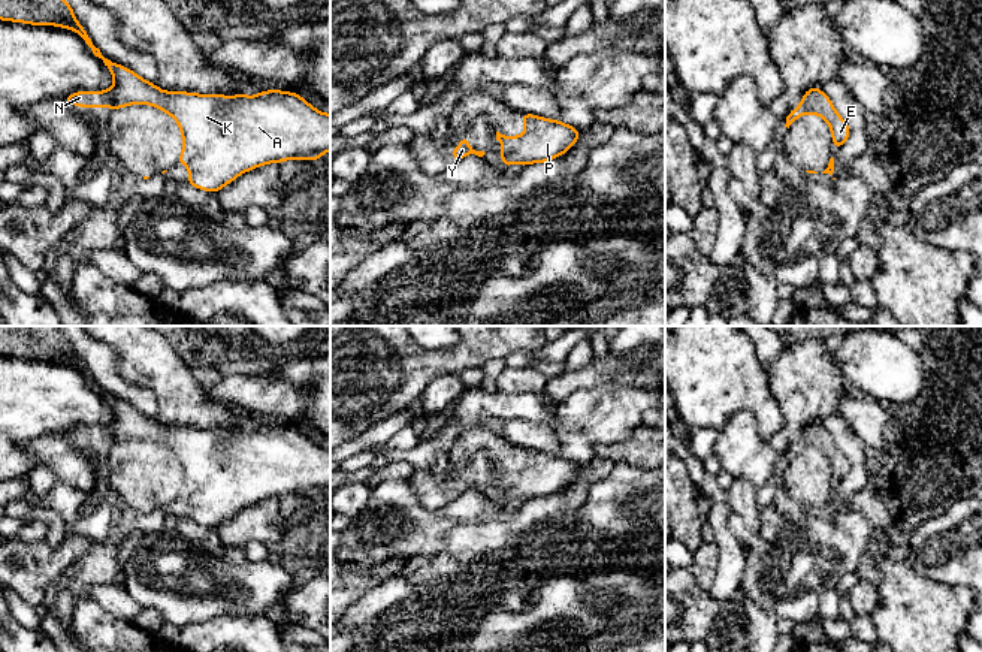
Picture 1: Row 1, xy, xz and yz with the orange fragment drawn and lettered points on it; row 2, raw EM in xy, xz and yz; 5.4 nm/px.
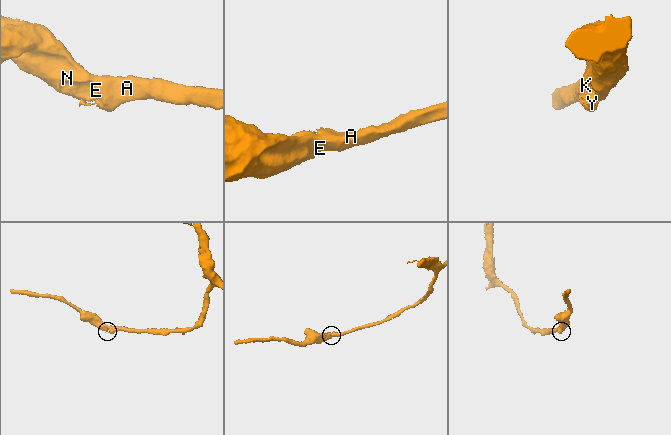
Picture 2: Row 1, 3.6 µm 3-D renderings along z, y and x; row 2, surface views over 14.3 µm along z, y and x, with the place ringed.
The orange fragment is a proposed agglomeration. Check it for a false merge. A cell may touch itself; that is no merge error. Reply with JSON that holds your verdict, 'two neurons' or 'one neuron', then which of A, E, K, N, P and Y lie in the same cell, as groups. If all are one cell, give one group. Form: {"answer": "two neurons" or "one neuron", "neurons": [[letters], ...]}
{"answer": "one neuron", "neurons": [["A", "E", "K", "N", "P", "Y"]]}

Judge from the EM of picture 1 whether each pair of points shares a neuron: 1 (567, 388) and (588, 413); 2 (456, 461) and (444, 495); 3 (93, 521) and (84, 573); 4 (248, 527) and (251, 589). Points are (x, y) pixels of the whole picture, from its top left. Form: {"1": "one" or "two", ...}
{"1": "two", "2": "one", "3": "two", "4": "two"}

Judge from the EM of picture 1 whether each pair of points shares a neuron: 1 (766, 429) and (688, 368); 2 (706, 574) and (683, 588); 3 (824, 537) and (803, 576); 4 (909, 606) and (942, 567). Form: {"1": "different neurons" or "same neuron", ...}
{"1": "same neuron", "2": "different neurons", "3": "same neuron", "4": "different neurons"}

